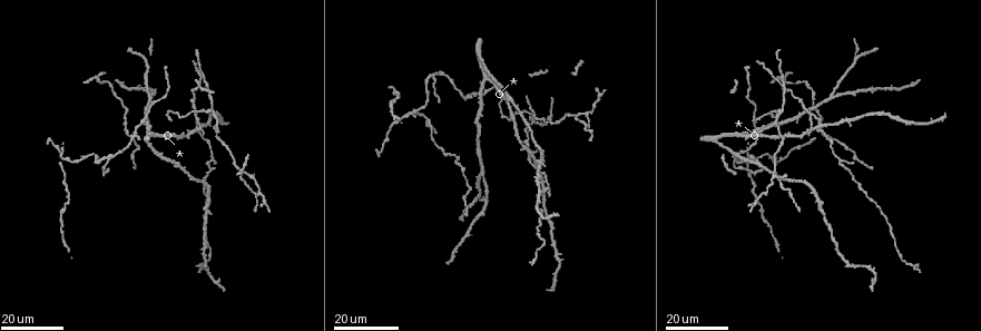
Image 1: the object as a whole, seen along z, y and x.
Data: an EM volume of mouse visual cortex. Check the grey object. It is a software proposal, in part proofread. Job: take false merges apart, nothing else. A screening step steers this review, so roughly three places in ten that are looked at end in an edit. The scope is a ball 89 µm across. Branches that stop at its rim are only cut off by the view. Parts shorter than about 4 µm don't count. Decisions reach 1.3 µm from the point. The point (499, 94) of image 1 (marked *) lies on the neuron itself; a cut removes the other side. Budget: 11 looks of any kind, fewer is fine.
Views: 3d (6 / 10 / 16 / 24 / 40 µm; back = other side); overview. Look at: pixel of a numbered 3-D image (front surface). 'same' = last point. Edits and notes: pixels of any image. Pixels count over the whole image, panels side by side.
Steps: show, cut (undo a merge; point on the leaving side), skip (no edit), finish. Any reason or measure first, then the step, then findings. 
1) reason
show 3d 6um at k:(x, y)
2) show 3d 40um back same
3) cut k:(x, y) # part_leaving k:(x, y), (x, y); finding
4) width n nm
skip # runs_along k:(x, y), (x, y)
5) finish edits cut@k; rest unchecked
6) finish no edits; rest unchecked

a fork
show 3d 24um at 1:(784, 112)

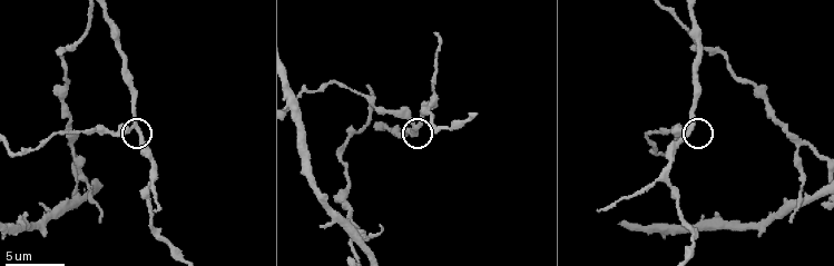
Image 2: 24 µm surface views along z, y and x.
show 3d 10um at 2:(690, 126)

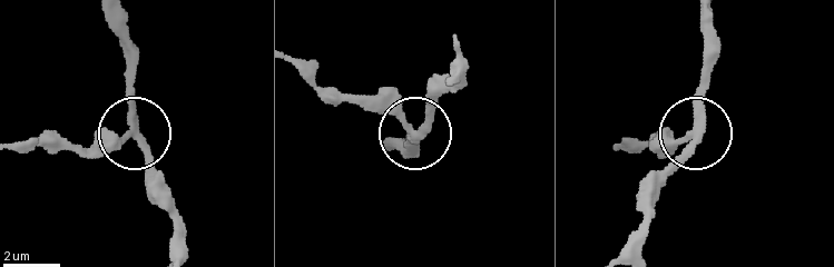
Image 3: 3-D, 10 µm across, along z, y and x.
from behind
show 3d 10um back at 3:(132, 136)

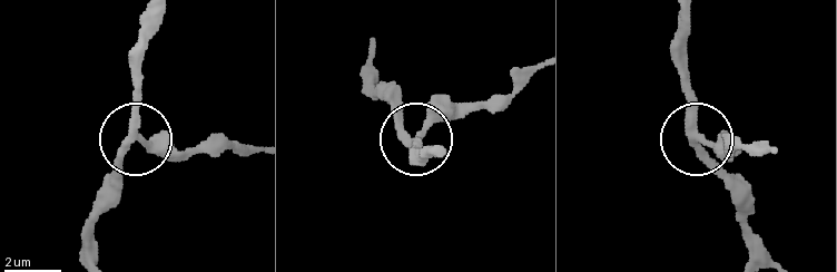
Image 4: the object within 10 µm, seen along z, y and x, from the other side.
arms 3
skip # runs_along 4:(680, 17), (690, 133), (728, 158); one neuron here

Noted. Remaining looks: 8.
show 3d 16um at 1:(211, 158)

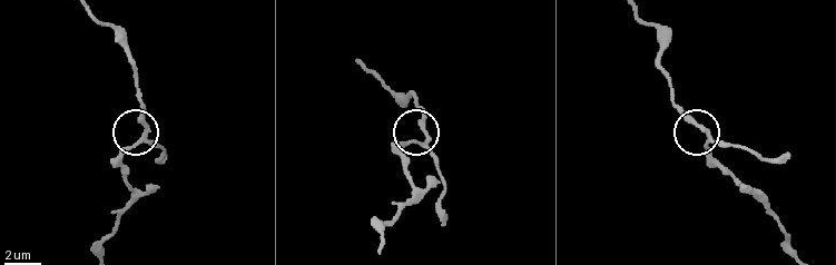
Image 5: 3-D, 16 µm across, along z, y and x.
show 3d 6um at 5:(421, 145)

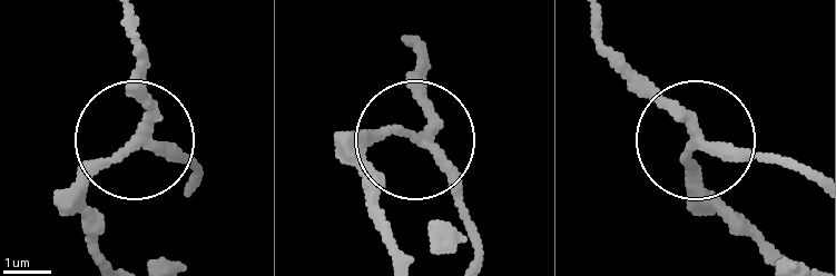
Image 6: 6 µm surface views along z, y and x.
arms 3
skip # runs_along 6:(124, 20), (144, 140), (192, 159); continuous, no second neuron

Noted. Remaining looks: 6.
show 3d 6um at 2:(83, 180)

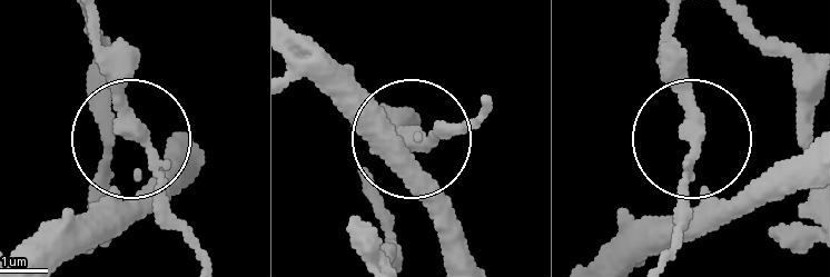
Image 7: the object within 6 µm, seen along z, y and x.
skip # runs_along 7:(80, 253), (152, 201), (128, 81), (92, 22); all the same neuron

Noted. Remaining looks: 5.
arms part here
show 3d 16um at 1:(581, 115)

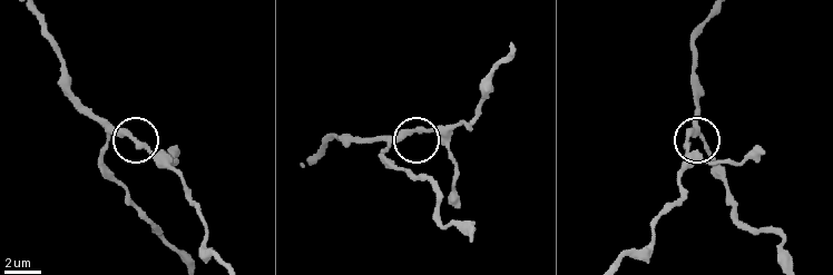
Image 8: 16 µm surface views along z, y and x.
show 3d 6um at 8:(121, 130)

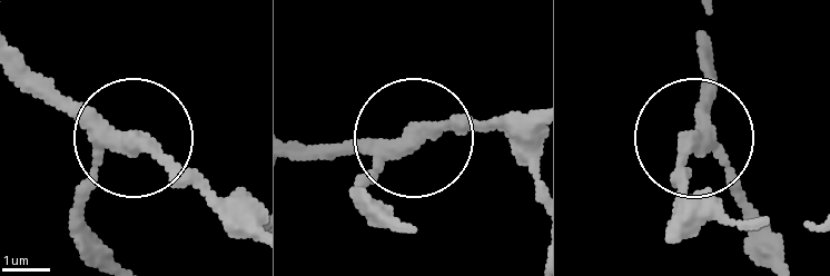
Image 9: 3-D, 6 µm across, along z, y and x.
arms 3
skip # runs_along 9:(19, 52), (55, 88), (175, 159), (243, 227); all the same neuron

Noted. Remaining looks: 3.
a fork
show 3d 6um at 2:(434, 99)

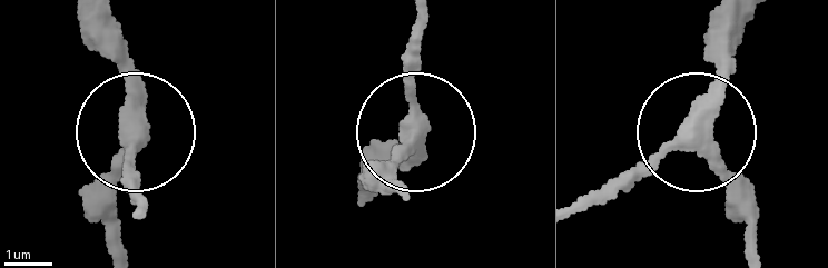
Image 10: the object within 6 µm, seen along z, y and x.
show 3d 6um back at 10:(131, 146)

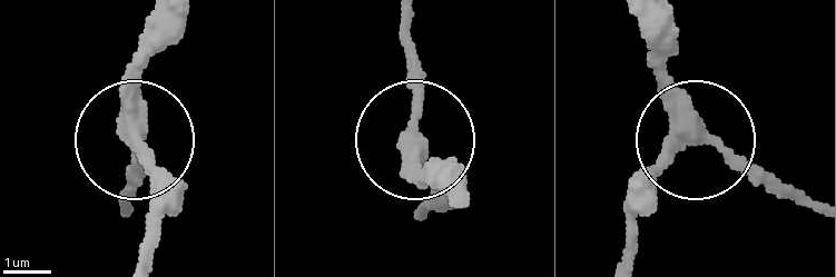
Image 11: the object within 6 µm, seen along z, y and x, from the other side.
skip # runs_along 11:(170, 27), (143, 75), (130, 203); all the same neuron

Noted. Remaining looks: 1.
finish no edits; rest unchecked

